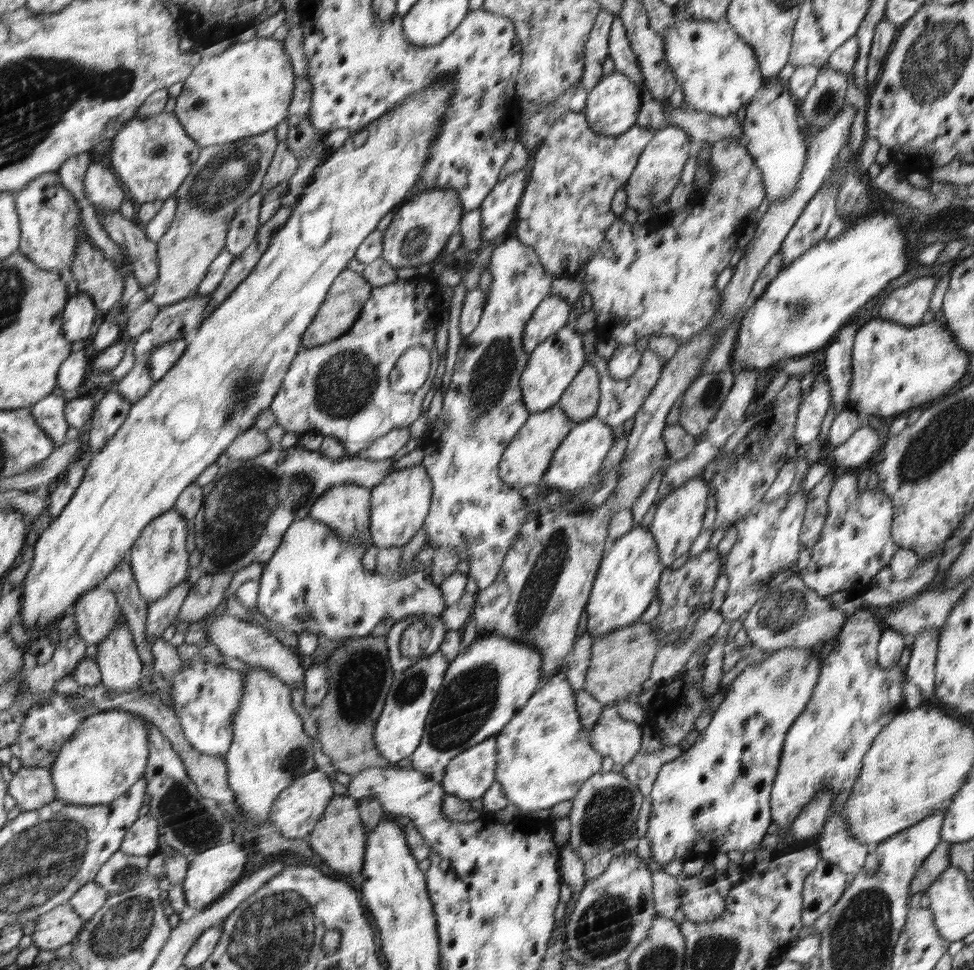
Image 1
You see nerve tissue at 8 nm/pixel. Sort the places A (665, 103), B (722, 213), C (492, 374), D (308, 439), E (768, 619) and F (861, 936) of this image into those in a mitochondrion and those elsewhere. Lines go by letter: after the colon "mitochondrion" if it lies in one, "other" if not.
A: other
B: other
C: mitochondrion
D: other
E: mitochondrion
F: mitochondrion

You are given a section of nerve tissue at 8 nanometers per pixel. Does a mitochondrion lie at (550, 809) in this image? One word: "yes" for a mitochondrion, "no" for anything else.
no

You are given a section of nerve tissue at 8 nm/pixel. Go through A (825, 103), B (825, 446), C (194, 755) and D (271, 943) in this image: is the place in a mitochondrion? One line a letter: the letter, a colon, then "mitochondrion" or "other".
A: mitochondrion
B: other
C: other
D: mitochondrion

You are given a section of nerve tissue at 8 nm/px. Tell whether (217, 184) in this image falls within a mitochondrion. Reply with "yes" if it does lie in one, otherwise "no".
yes

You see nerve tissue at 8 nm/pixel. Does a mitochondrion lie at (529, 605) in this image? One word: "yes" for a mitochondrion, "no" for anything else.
yes

